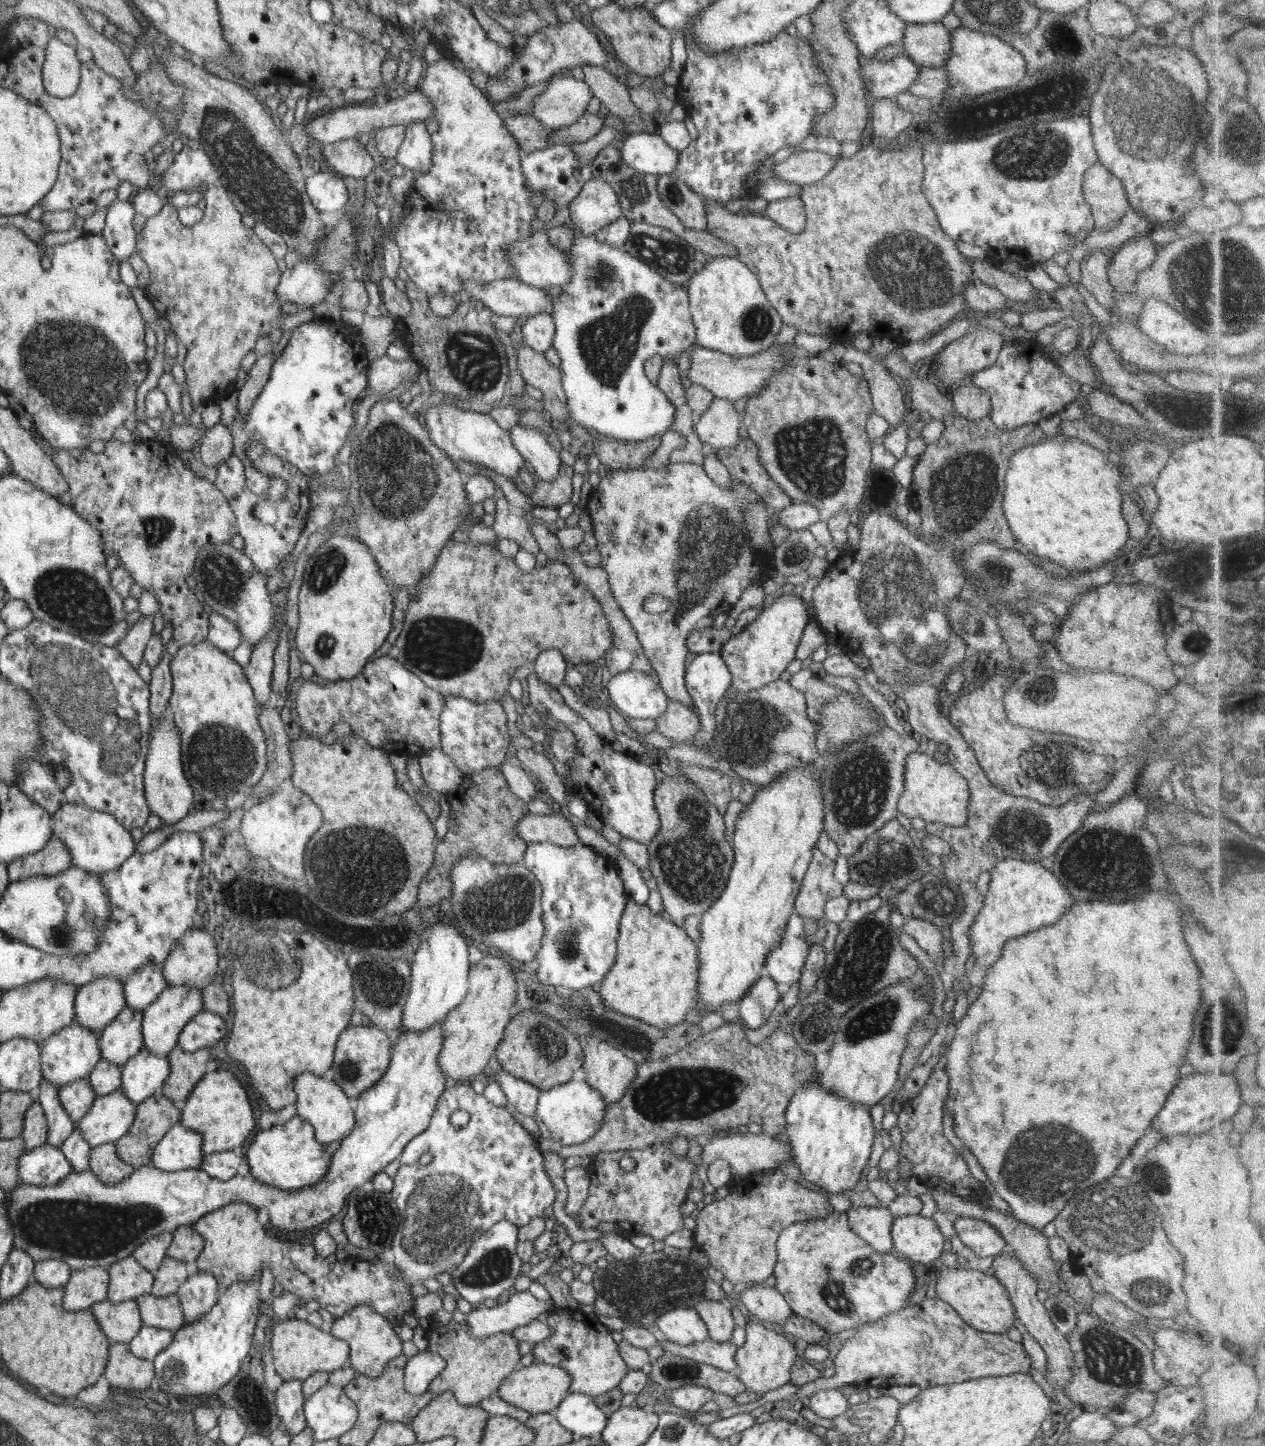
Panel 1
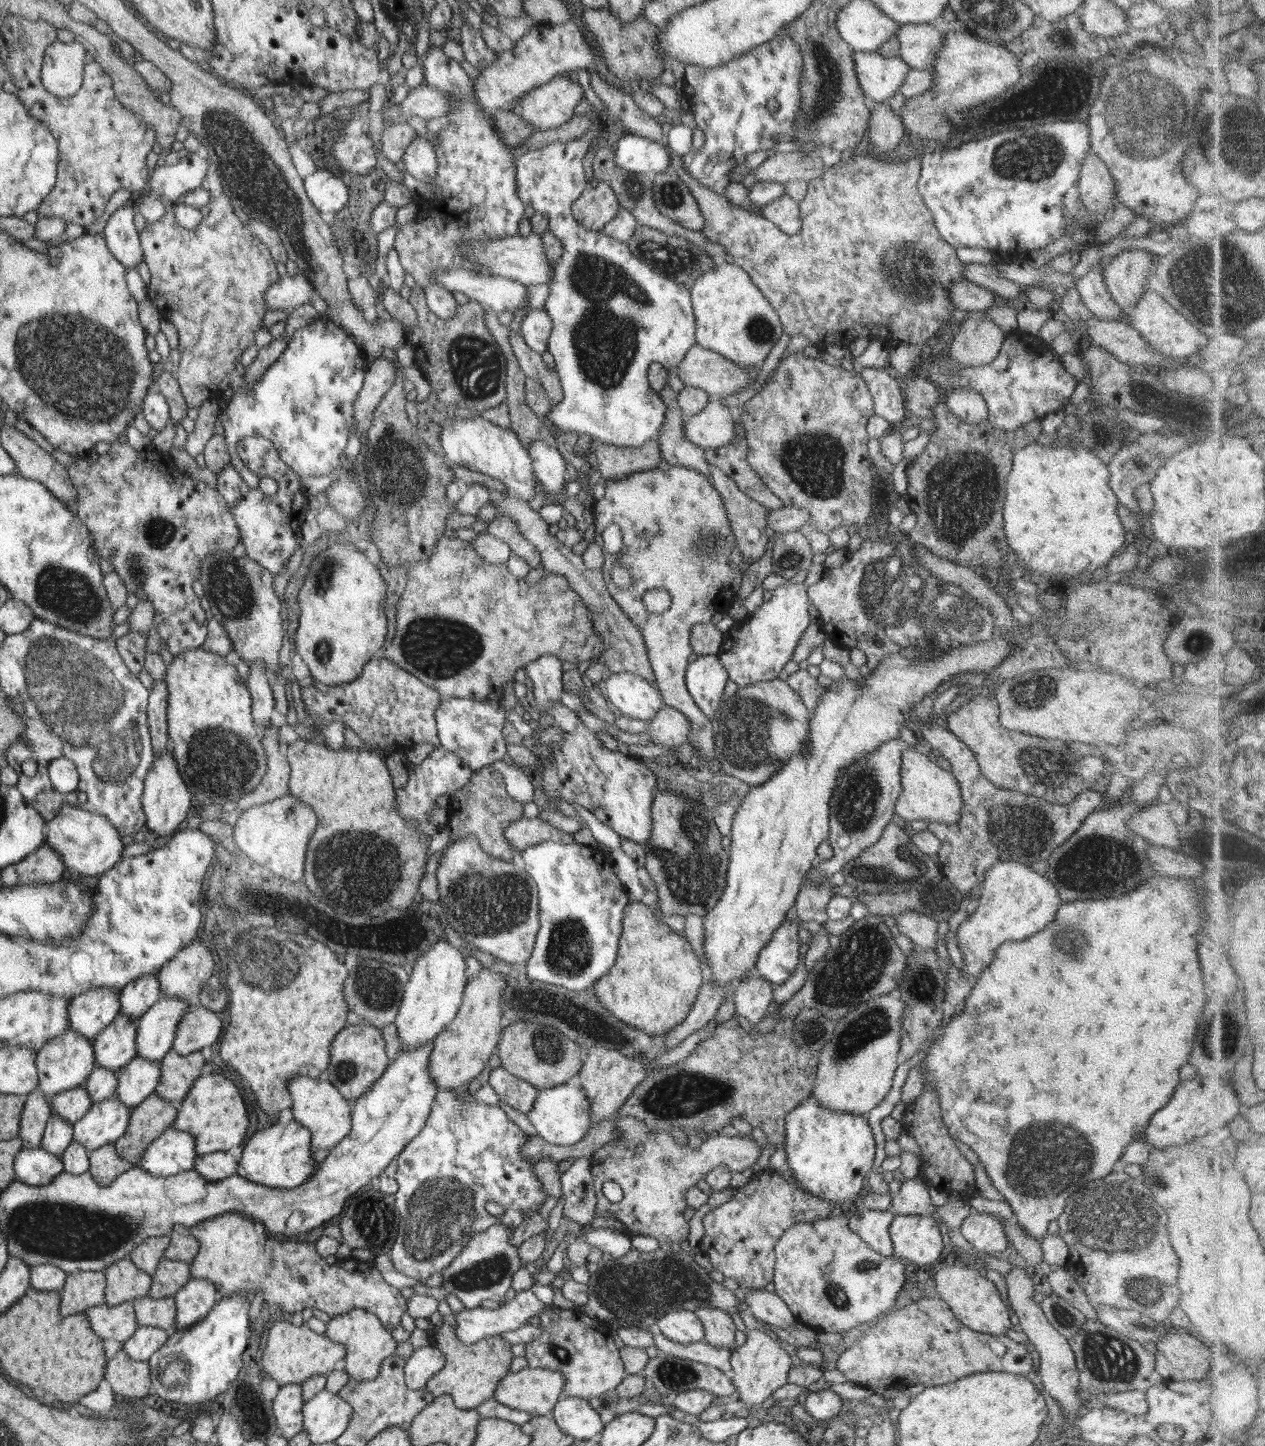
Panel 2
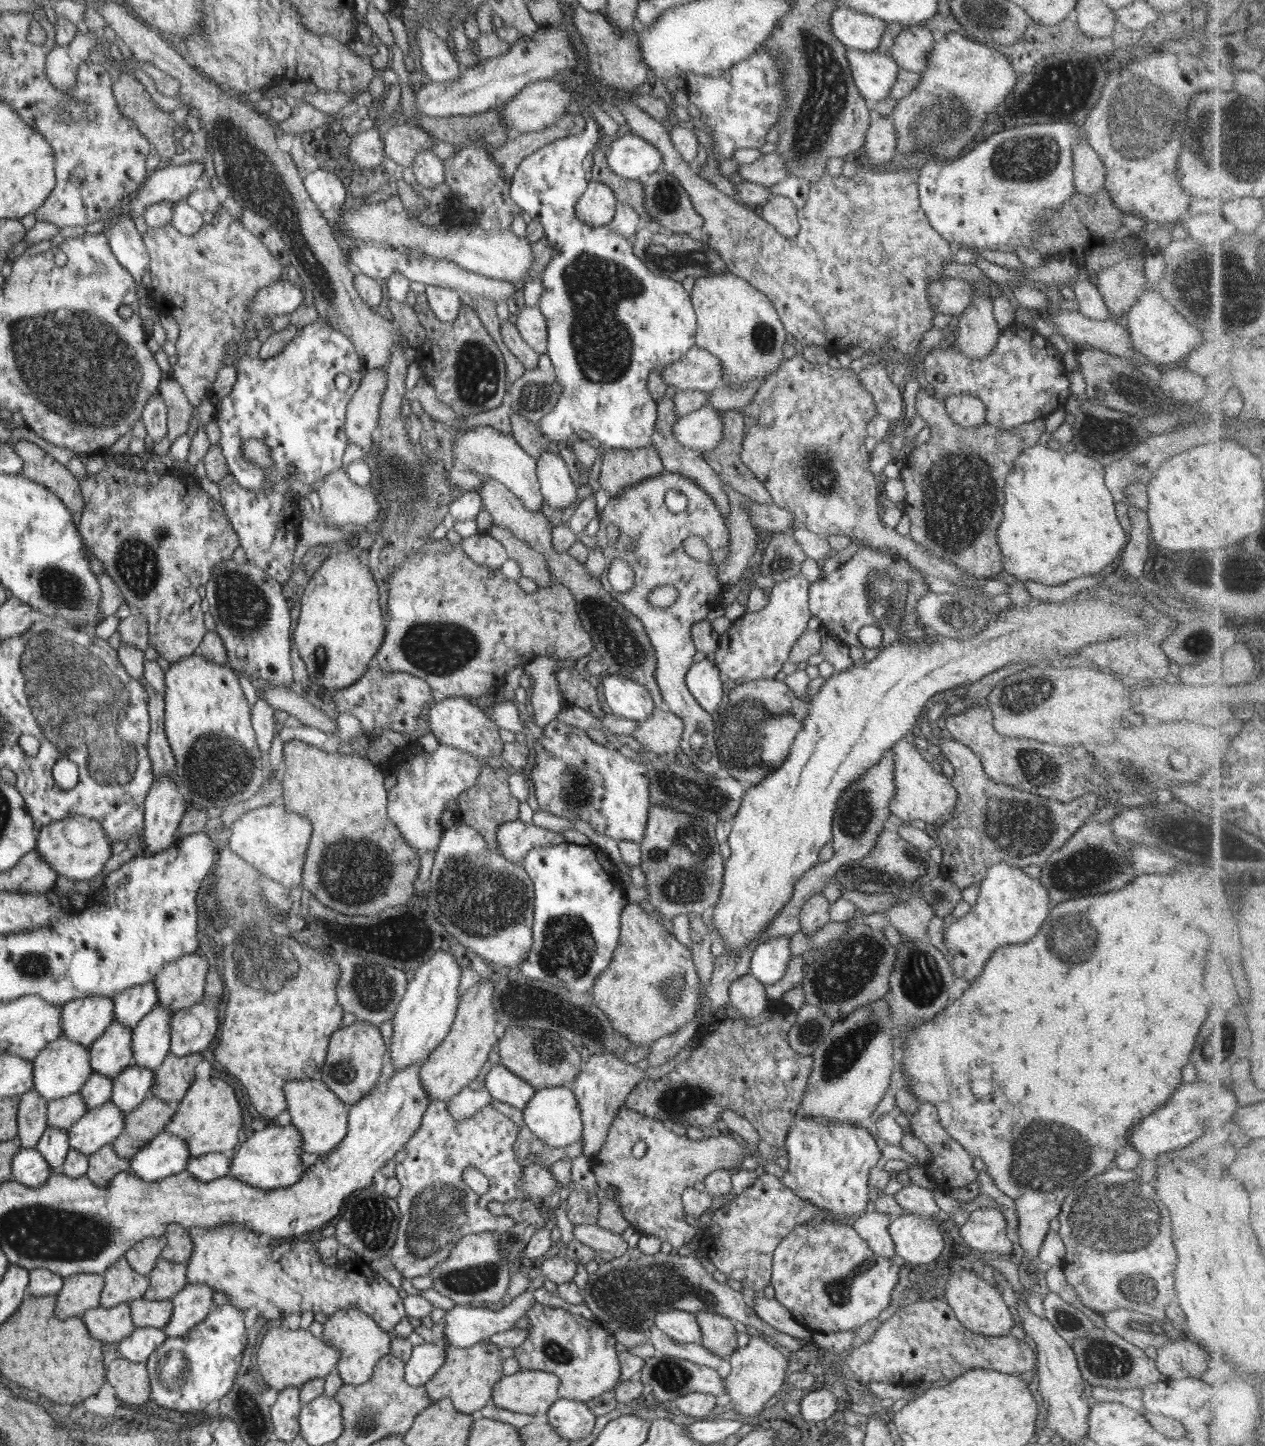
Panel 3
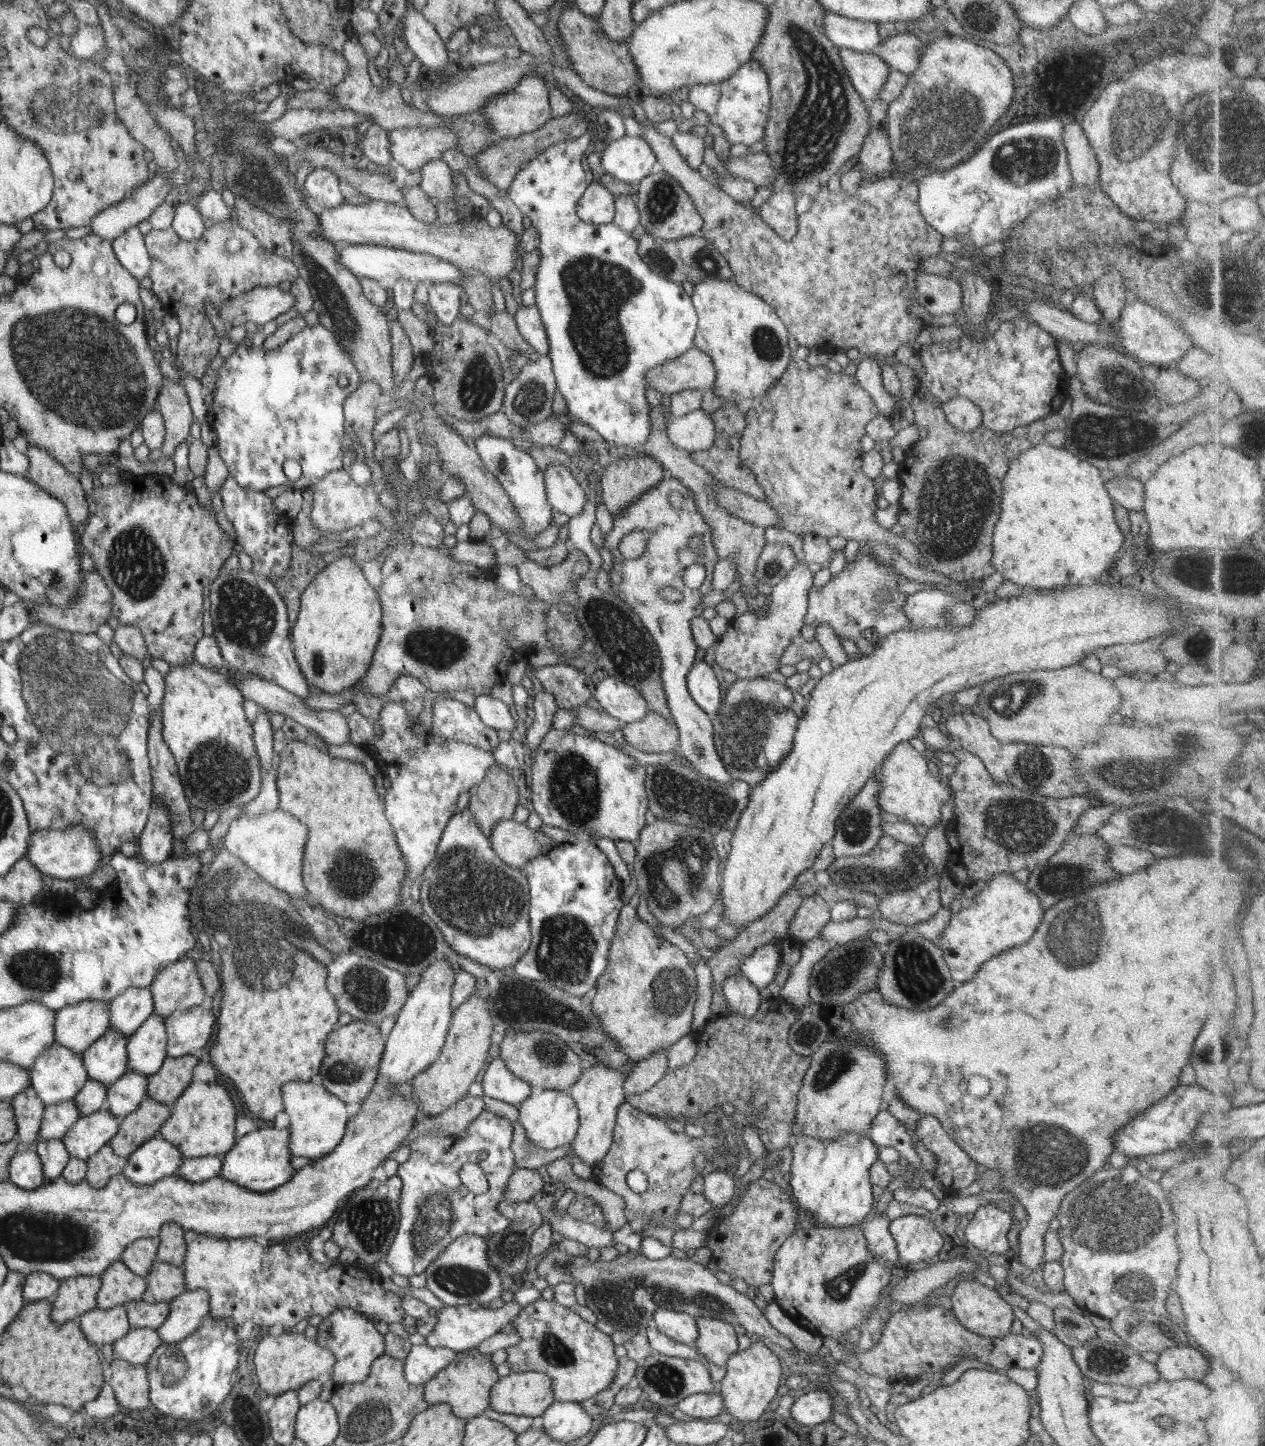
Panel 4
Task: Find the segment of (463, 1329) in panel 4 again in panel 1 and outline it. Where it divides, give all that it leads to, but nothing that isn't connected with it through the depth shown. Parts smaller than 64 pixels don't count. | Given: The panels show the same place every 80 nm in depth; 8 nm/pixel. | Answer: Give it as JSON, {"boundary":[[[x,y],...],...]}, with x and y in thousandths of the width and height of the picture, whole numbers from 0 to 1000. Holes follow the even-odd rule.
{"boundary":[[[418,892],[409,893],[404,896],[400,901],[397,901],[393,904],[379,903],[374,905],[369,909],[368,915],[371,916],[371,920],[377,925],[387,925],[387,923],[396,923],[408,920],[410,917],[416,917],[427,909],[434,907],[436,905],[436,900],[428,900],[424,898]]]}

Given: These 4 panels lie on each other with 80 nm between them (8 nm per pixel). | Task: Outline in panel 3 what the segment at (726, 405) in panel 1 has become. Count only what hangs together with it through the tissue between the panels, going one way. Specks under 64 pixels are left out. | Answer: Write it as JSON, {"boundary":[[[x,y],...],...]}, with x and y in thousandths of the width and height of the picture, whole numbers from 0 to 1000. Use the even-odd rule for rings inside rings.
{"boundary":[[[560,279],[542,288],[535,288],[532,295],[534,304],[554,313],[566,310],[571,306],[572,299],[570,284]]]}

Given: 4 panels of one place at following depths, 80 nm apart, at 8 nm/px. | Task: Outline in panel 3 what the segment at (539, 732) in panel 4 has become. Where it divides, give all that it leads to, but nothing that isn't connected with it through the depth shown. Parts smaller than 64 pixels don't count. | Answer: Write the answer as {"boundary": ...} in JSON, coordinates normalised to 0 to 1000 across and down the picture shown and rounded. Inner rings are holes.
{"boundary":[[[425,454],[414,460],[414,464],[421,470],[421,481],[419,483],[420,488],[422,490],[423,501],[428,505],[436,499],[440,497],[440,494],[443,492],[446,488],[444,479],[441,473],[441,470],[438,467],[440,465],[440,456],[436,454]]]}

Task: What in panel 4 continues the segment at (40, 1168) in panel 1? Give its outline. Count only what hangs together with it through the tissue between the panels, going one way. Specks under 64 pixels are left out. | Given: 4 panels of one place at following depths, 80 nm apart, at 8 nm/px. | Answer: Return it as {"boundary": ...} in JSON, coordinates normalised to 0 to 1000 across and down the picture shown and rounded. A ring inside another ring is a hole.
{"boundary":[[[27,793],[17,794],[9,800],[7,805],[7,817],[24,823],[36,817],[34,804]]]}

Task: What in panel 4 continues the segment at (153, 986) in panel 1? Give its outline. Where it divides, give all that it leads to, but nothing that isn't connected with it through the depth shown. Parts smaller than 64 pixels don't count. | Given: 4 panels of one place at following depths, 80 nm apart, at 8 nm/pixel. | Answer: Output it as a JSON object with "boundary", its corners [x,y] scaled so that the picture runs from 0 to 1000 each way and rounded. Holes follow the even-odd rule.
{"boundary":[[[103,683],[85,694],[87,711],[102,719],[121,702],[121,686],[118,683]]]}

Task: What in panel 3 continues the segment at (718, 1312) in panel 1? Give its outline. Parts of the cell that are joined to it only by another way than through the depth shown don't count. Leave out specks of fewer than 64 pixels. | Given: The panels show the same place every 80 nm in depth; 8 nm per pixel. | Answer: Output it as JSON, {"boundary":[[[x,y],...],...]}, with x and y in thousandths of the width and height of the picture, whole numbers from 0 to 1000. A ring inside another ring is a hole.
{"boundary":[[[560,907],[551,907],[549,911],[555,922],[553,928],[564,937],[574,940],[583,934],[580,914],[575,910]]]}

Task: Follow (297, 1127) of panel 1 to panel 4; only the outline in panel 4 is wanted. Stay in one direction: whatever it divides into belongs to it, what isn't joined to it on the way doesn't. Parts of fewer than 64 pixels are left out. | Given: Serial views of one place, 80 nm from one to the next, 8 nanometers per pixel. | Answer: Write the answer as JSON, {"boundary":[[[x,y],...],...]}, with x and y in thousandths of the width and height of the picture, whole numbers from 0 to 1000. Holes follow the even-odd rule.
{"boundary":[[[206,779],[201,783],[188,788],[188,792],[176,800],[174,815],[185,817],[193,822],[202,824],[216,824],[232,815],[232,809],[229,805],[229,781],[218,781]]]}

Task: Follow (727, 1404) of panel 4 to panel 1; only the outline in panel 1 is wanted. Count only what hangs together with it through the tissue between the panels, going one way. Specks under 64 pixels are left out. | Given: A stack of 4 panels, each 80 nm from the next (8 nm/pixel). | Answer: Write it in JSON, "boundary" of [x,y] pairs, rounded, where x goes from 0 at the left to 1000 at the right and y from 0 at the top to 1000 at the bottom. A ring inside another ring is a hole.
{"boundary":[[[596,912],[590,916],[590,927],[583,933],[581,941],[584,946],[581,948],[587,956],[588,961],[597,963],[599,967],[608,961],[619,959],[625,954],[626,943],[629,942],[629,932],[621,923],[609,920]]]}

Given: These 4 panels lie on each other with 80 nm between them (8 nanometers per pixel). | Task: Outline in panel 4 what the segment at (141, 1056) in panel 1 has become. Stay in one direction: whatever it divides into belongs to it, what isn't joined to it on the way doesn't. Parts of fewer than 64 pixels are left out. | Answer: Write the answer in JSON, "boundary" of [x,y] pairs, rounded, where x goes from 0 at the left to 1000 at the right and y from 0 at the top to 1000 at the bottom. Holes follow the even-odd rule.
{"boundary":[[[100,741],[98,744],[85,752],[84,765],[94,774],[108,768],[117,758],[118,747],[114,743]]]}

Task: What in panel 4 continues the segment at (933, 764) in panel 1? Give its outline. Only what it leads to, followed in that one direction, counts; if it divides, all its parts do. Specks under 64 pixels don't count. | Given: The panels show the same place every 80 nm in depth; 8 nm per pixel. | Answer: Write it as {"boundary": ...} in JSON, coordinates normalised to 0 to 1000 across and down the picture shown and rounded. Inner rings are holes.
{"boundary":[[[713,512],[698,526],[694,533],[698,542],[694,552],[696,560],[708,563],[722,571],[730,570],[734,573],[739,571],[742,568],[745,557],[751,555],[751,546],[735,535],[734,526],[730,521],[723,518],[719,512]]]}

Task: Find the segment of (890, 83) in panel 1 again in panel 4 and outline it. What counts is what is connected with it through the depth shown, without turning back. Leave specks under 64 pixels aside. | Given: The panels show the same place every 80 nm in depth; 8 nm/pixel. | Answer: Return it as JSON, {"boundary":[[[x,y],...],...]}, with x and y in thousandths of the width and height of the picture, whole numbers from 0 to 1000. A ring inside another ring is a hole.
{"boundary":[[[667,33],[662,35],[662,39],[676,64],[683,69],[694,68],[704,50],[700,43],[689,35],[679,37]]]}

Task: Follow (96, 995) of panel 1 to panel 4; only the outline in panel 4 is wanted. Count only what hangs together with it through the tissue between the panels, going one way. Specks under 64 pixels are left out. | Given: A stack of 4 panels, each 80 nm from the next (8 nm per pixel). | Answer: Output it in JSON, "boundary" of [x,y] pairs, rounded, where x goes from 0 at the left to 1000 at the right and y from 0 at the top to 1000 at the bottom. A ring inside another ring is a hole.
{"boundary":[[[70,692],[46,698],[43,721],[65,729],[86,712],[85,697],[83,692]]]}

